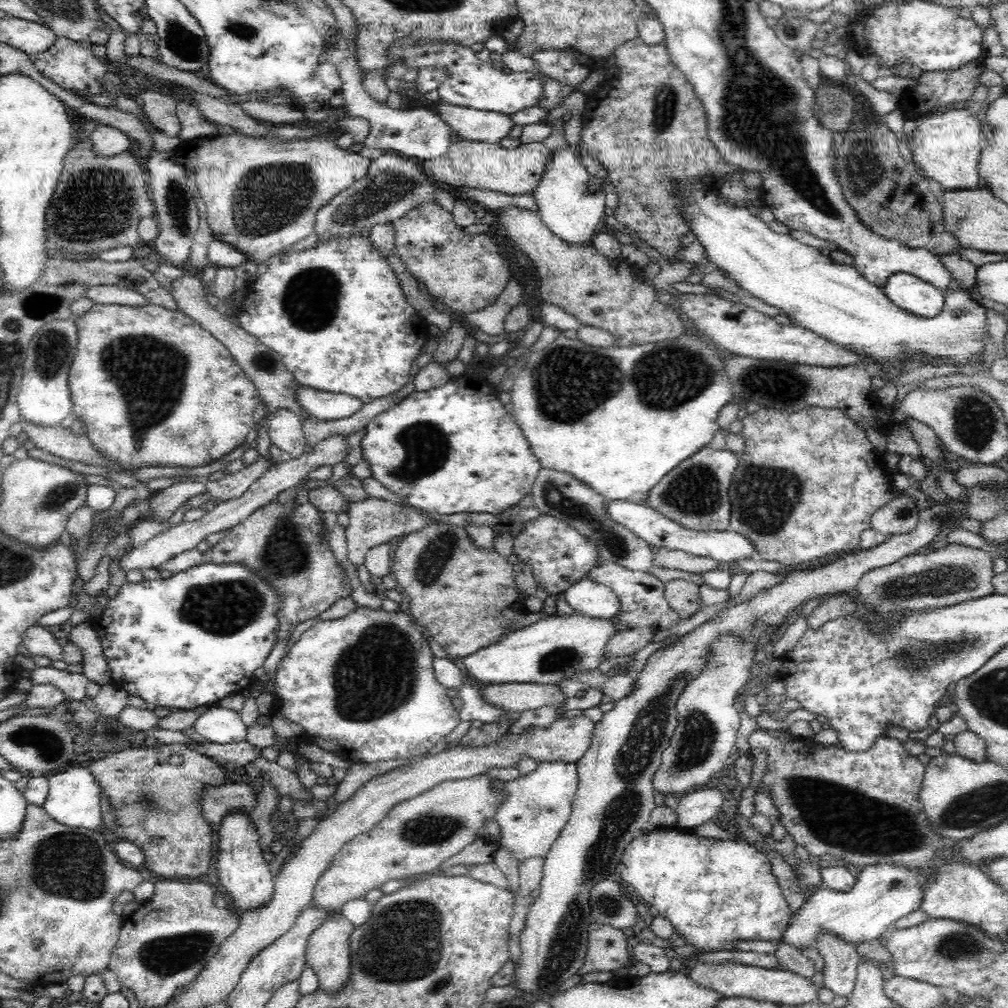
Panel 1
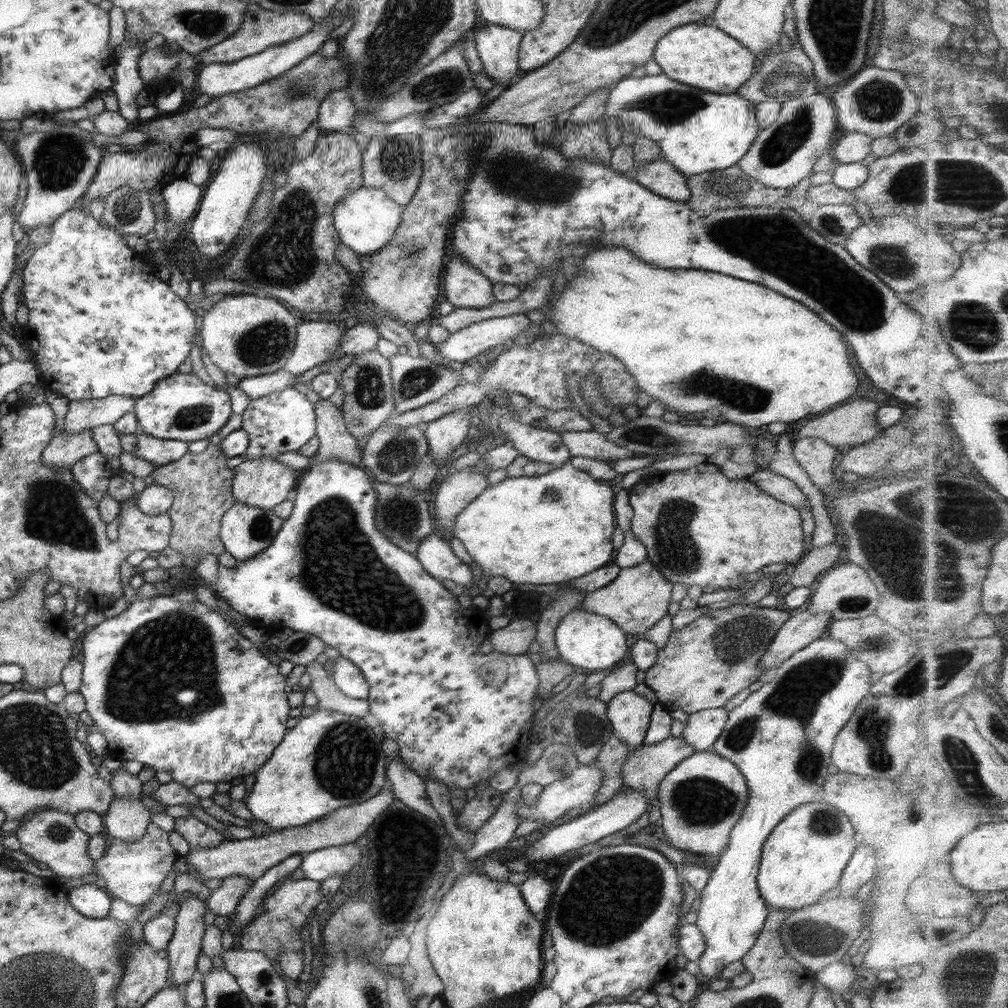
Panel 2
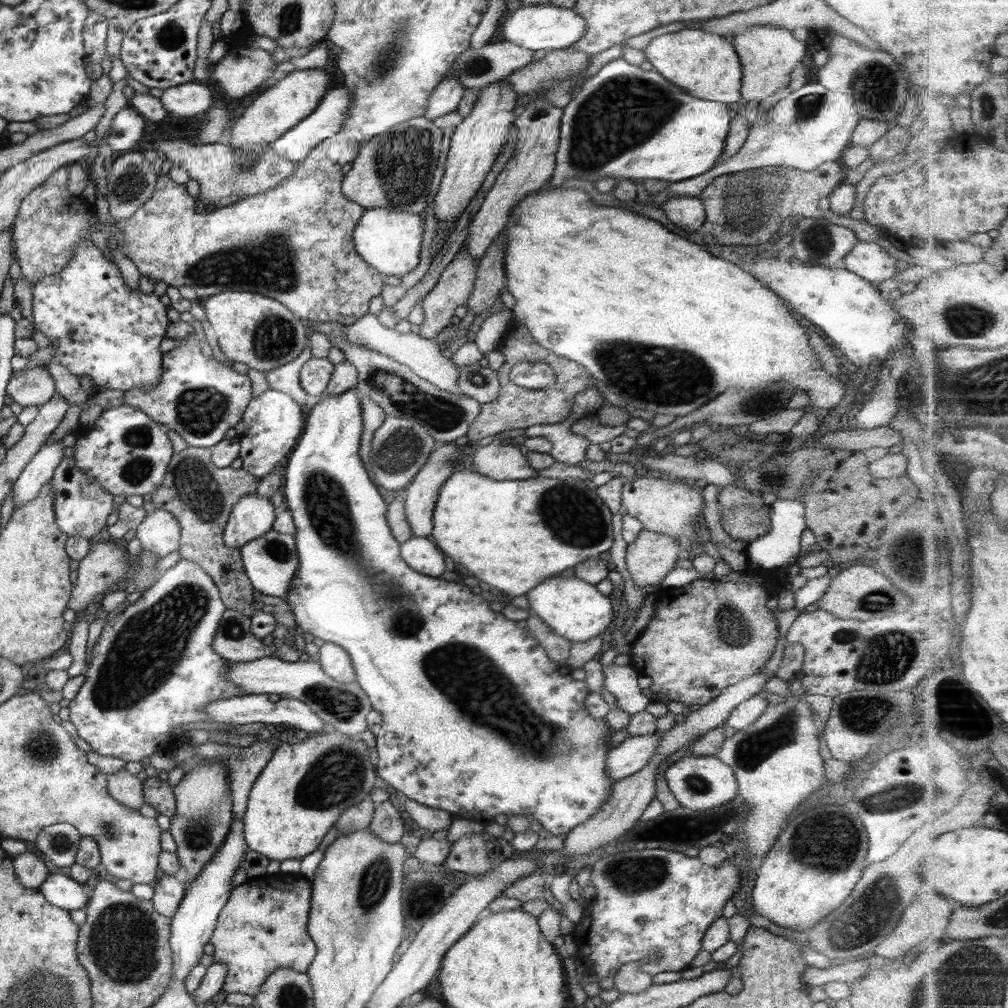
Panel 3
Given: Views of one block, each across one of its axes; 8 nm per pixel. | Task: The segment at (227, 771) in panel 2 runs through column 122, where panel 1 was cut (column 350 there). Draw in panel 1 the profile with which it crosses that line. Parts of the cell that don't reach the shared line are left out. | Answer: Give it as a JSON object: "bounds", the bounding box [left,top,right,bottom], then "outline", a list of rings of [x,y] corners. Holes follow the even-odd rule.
{"bounds":[271,606,460,764],"outline":[[[357,606],[338,620],[319,620],[315,626],[306,630],[298,638],[298,641],[290,646],[290,650],[284,654],[284,657],[278,664],[274,688],[272,689],[275,700],[271,716],[276,716],[278,713],[286,720],[298,724],[298,726],[303,728],[302,740],[314,746],[320,746],[326,752],[342,755],[343,759],[351,764],[410,760],[425,754],[432,746],[436,746],[436,743],[440,742],[446,734],[450,734],[460,722],[459,712],[454,710],[453,703],[448,698],[447,690],[442,684],[438,683],[434,673],[435,655],[426,635],[410,614],[400,610],[388,611],[382,609],[382,607]]]}

